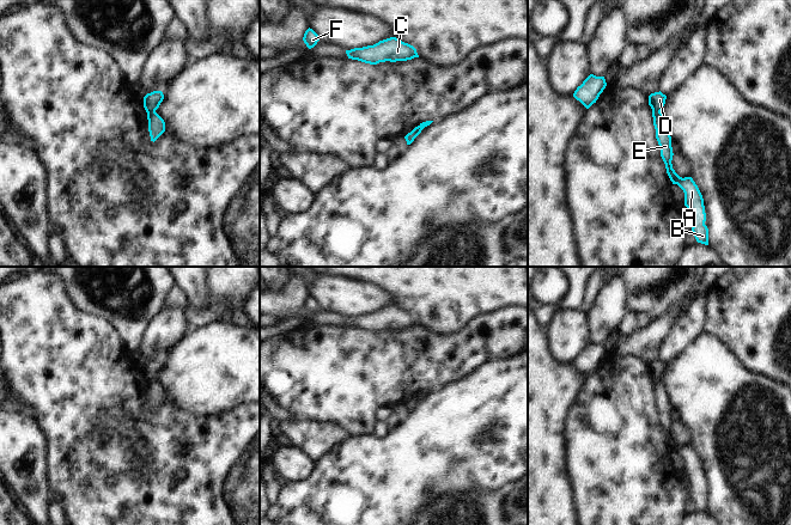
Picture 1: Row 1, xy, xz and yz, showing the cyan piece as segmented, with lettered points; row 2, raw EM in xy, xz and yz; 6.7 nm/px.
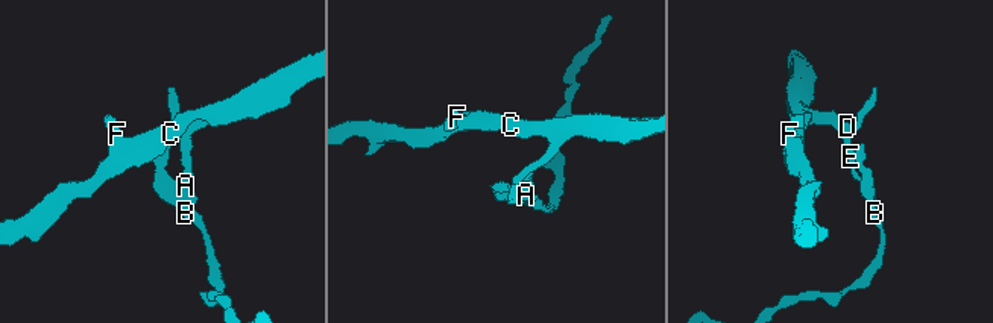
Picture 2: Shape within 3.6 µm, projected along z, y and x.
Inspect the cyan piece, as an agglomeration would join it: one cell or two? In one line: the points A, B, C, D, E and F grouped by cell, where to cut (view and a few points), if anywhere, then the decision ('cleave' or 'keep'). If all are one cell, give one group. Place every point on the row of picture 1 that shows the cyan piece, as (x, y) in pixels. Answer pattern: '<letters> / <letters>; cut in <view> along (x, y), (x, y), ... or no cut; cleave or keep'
A B E / C D F; cut in xy along (154, 110), (147, 113); cleave

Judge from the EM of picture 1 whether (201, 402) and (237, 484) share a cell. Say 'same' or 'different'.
different

